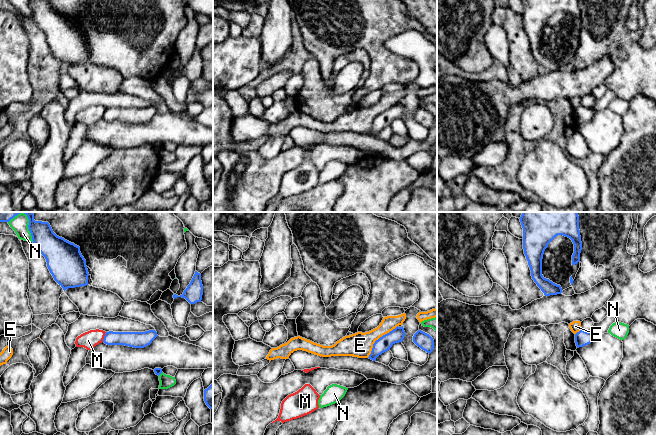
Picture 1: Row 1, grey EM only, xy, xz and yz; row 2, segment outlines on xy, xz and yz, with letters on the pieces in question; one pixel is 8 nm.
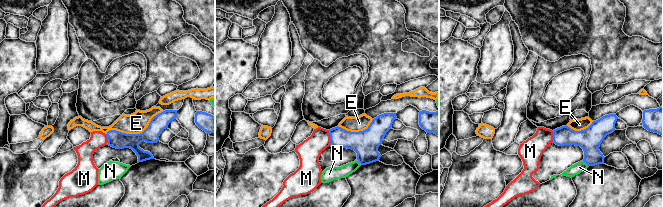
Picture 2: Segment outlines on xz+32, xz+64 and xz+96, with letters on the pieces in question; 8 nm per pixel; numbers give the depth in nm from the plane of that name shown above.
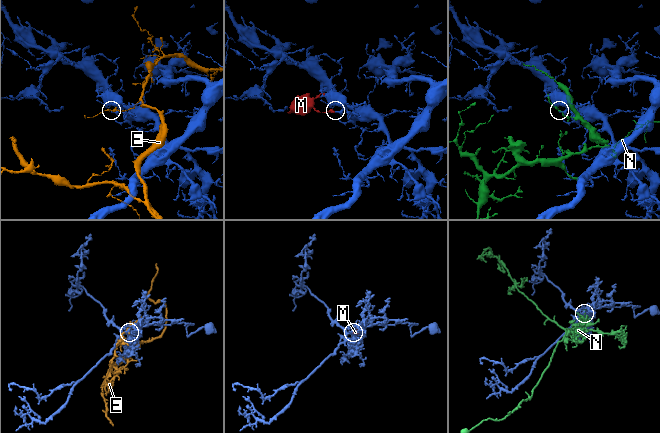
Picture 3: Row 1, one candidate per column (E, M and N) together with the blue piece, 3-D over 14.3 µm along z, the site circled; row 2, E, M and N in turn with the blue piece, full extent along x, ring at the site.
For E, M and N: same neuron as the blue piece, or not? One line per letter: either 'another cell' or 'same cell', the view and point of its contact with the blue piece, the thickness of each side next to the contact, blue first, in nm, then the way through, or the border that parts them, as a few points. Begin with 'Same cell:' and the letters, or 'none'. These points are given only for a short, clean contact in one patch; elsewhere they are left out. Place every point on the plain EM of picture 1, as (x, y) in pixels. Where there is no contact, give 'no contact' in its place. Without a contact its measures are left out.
Same cell: none
E: another cell; meets blue in xz at (379, 114); 120 nm thick on the blue side, 200 nm on the other
M: another cell; meets blue in xy at (104, 113); 130 nm thick on the blue side, 140 nm on the other; border along xy (106, 108), (102, 117)
N: another cell; meets blue in xy at (30, 8); 220 nm thick on the blue side, 110 nm on the other

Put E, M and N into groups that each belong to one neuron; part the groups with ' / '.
E / M / N

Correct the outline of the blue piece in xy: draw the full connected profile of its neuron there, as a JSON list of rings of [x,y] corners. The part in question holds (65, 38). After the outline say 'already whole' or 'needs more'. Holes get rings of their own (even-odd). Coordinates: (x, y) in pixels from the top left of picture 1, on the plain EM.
[[[29,0],[28,4],[31,9],[33,19],[46,35],[50,49],[64,67],[68,64],[88,61],[89,49],[86,42],[86,36],[80,28],[79,22],[57,12],[53,8],[50,0]]] | already whole

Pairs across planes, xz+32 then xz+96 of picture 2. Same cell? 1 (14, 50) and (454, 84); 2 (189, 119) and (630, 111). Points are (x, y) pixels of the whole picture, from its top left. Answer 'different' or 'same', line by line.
1: same
2: same

